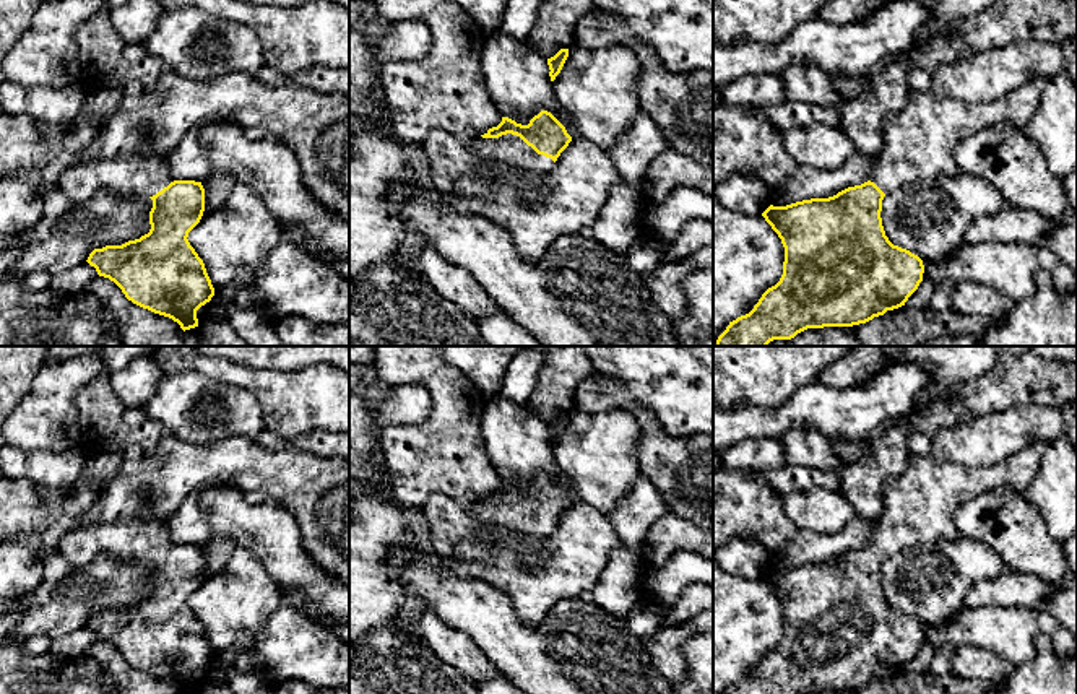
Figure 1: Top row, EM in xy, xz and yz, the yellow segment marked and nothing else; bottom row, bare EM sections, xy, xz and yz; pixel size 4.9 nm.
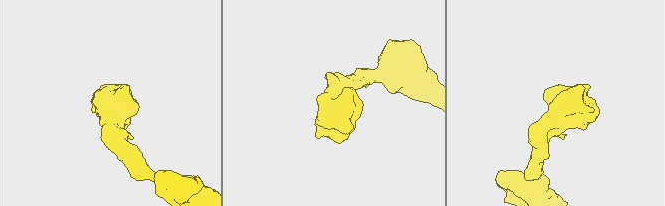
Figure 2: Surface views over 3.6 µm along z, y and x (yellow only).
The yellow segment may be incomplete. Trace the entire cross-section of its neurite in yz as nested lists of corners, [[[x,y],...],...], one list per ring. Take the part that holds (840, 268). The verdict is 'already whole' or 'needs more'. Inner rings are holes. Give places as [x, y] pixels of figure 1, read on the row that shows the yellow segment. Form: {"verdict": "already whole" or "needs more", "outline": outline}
{"verdict": "needs more", "outline": [[[1035,78],[989,102],[910,91],[905,107],[885,119],[884,146],[867,182],[828,198],[770,205],[762,213],[785,247],[783,275],[749,314],[729,322],[716,346],[767,346],[773,340],[791,340],[807,328],[866,323],[905,306],[923,281],[924,265],[918,255],[893,245],[885,236],[880,218],[884,197],[908,184],[955,176],[960,171],[954,159],[955,145],[986,127],[1025,130],[1041,104],[1046,85],[1046,80]]]}

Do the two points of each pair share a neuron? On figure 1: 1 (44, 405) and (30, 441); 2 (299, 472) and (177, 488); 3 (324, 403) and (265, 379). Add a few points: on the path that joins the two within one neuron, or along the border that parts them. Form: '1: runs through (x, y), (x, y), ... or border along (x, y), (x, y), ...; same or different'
1: runs through (39, 413), (39, 421), (30, 433); same
2: runs through (268, 470), (208, 468); same
3: runs through (309, 400), (288, 400), (280, 394); same

